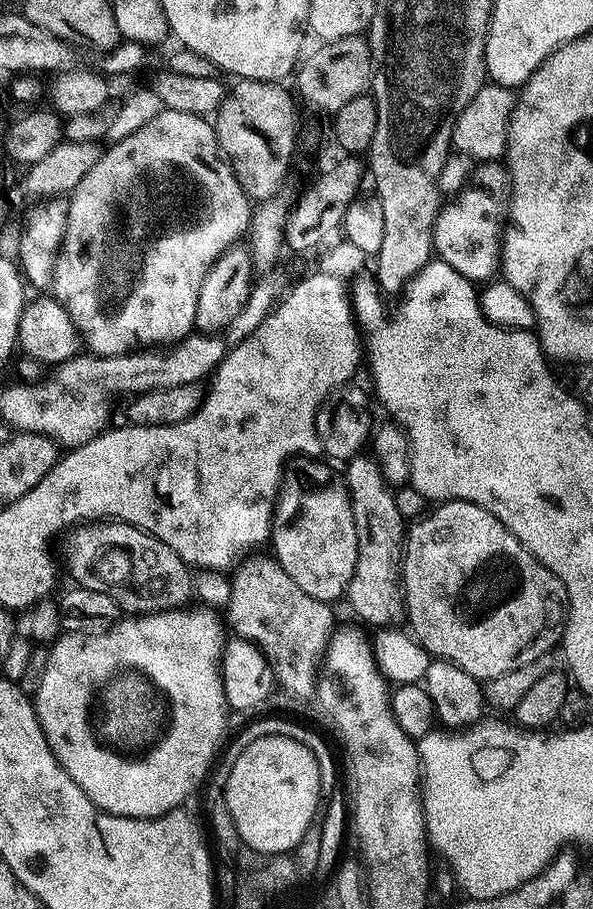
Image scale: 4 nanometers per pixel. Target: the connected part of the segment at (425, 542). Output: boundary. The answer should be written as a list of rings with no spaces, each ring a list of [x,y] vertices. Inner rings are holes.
[[[445,500],[437,503],[433,508],[436,509],[429,516],[426,516],[427,514],[421,515],[416,520],[417,524],[413,528],[411,525],[407,529],[402,553],[402,591],[406,621],[408,620],[409,626],[407,625],[407,627],[416,643],[423,646],[429,657],[448,660],[481,682],[498,678],[498,674],[506,674],[510,670],[518,670],[518,666],[526,666],[526,662],[534,662],[534,658],[553,651],[561,639],[568,618],[568,595],[562,581],[538,558],[534,558],[534,554],[518,540],[506,525],[498,522],[498,518],[494,518],[494,514],[490,514],[490,510],[486,510],[469,500]]]

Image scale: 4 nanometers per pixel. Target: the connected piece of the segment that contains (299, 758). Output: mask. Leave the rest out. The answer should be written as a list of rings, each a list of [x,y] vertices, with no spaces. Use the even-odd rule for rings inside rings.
[[[263,736],[252,740],[226,782],[224,800],[228,803],[234,826],[246,844],[266,854],[290,852],[300,847],[306,830],[313,823],[320,798],[320,767],[302,746],[287,736]]]

